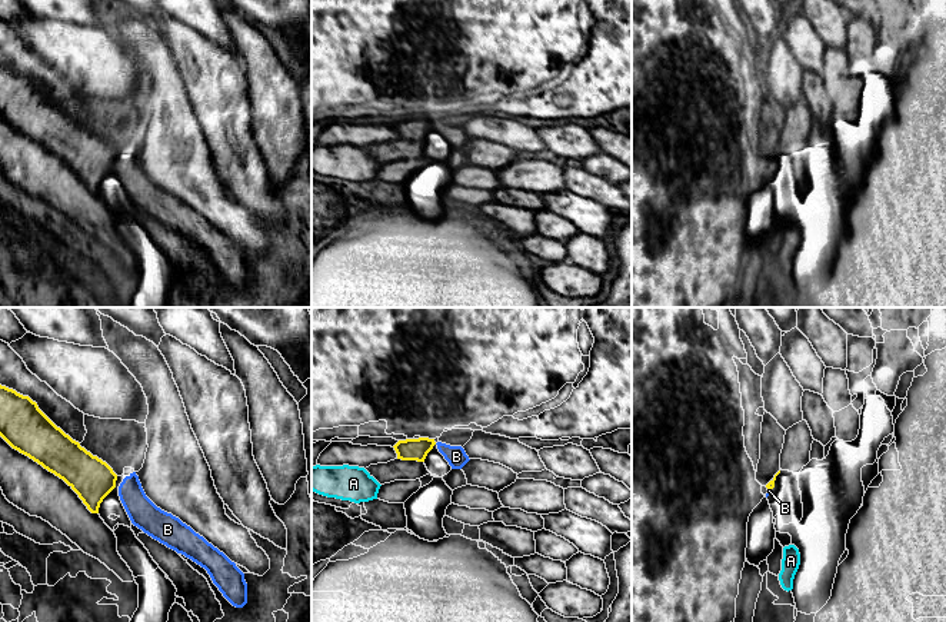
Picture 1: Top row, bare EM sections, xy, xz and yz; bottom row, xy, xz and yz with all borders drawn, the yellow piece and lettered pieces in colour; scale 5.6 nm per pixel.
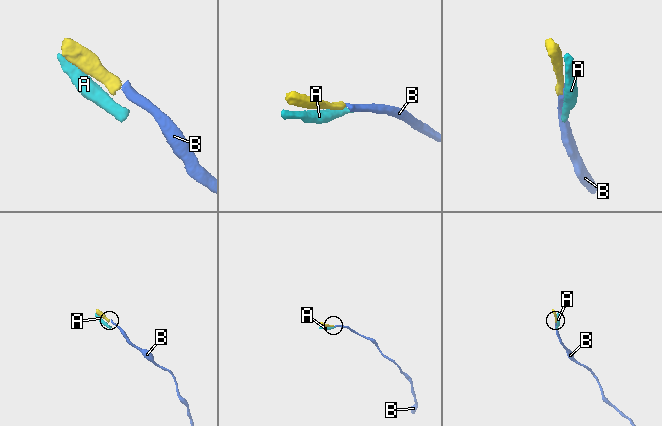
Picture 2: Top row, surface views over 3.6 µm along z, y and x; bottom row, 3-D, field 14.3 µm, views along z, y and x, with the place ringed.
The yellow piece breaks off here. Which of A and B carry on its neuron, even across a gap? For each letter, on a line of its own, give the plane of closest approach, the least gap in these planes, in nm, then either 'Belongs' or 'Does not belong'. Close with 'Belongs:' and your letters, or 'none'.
A: Closest in xz. Distance 180 nm. Does not belong
B: Closest in xz. Distance 0 nm. Belongs
Belongs: B

